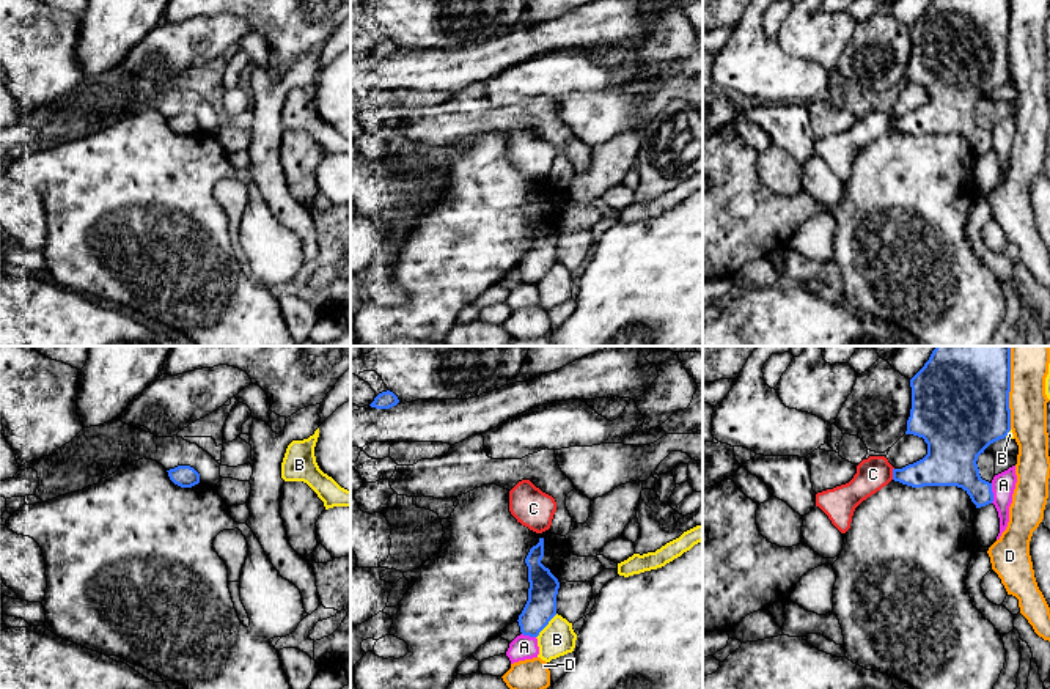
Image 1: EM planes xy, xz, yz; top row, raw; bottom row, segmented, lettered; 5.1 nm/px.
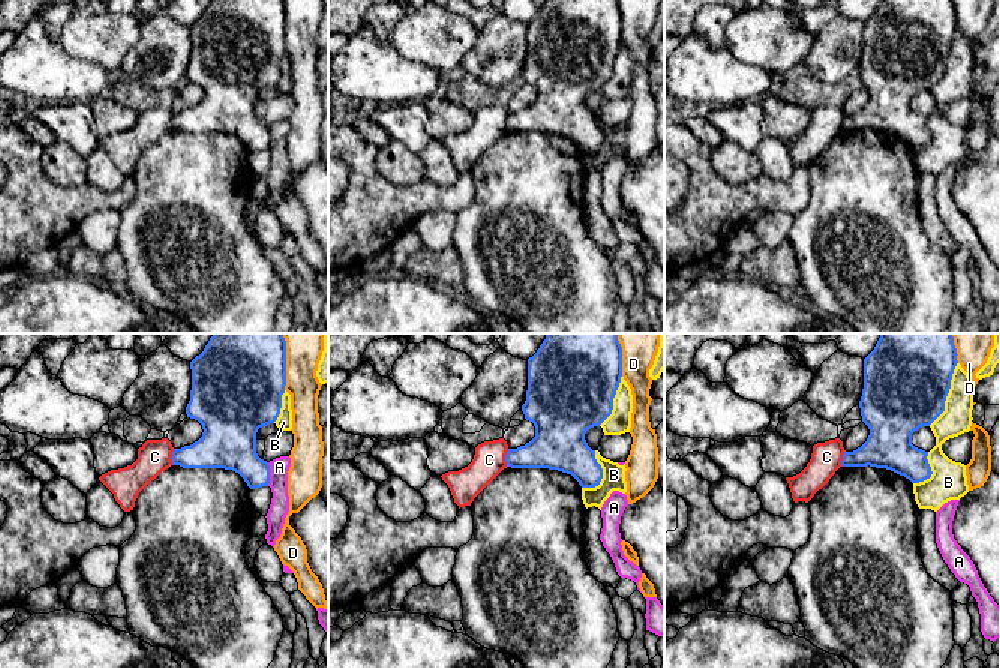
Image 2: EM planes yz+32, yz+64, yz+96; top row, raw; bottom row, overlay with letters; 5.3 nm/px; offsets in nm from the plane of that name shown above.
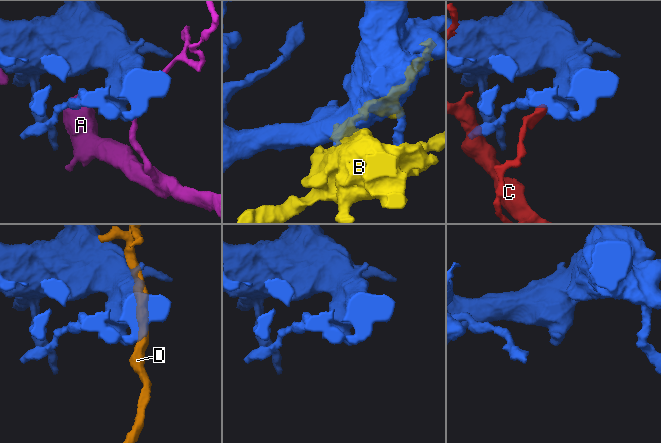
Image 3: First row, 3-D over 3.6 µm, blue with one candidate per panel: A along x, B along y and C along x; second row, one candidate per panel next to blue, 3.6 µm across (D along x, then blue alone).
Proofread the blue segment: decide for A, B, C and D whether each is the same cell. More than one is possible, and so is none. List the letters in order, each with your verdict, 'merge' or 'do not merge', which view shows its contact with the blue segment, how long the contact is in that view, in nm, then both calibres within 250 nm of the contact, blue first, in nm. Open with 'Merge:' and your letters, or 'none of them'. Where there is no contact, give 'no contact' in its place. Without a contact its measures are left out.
Merge: none of them
A: do not merge; contact in yz; length 100 nm; calibres 220 and 120 nm
B: do not merge; contact in xz; length 170 nm; calibres 160 and 180 nm
C: do not merge; contact in yz; length 60 nm; calibres 190 and 170 nm
D: do not merge; contact in yz; length 400 nm; calibres 480 and 190 nm

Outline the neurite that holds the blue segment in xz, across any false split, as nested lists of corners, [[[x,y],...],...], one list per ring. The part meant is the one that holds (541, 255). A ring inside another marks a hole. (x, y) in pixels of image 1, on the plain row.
[[[539,186],[539,190],[530,197],[525,206],[530,230],[528,249],[517,267],[520,280],[530,285],[538,285],[556,263],[560,230],[550,217],[541,211],[542,204],[544,186]]]

